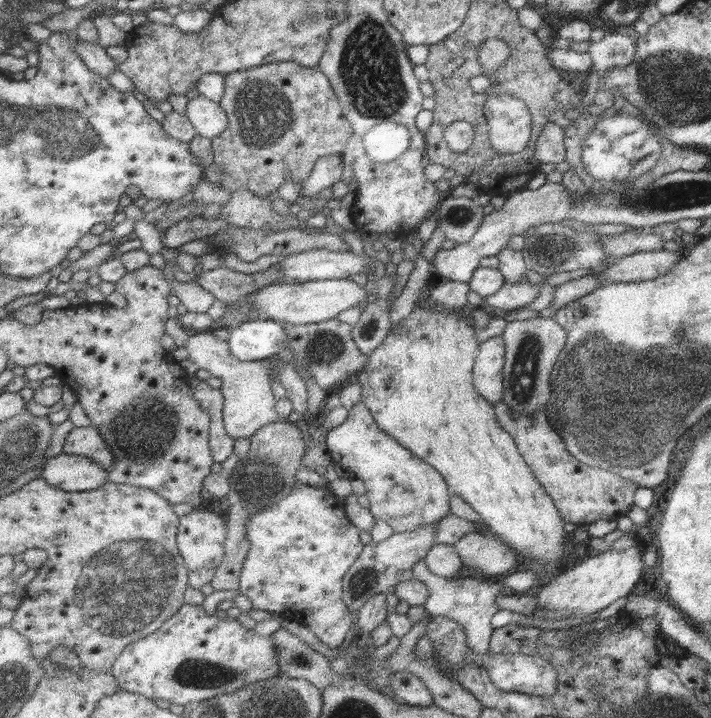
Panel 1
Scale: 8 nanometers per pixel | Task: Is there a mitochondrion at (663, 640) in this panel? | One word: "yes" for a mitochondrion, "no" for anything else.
no

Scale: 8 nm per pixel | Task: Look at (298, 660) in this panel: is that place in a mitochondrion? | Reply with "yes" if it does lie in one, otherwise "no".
yes

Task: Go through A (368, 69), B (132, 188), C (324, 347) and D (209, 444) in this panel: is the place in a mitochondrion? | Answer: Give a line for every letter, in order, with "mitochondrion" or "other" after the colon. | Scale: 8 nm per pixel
A: mitochondrion
B: other
C: mitochondrion
D: other

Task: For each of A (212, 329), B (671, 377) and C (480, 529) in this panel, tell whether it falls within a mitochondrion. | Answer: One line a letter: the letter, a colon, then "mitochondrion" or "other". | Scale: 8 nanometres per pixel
A: other
B: mitochondrion
C: other

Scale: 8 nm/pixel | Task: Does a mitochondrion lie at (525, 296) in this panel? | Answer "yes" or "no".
no

